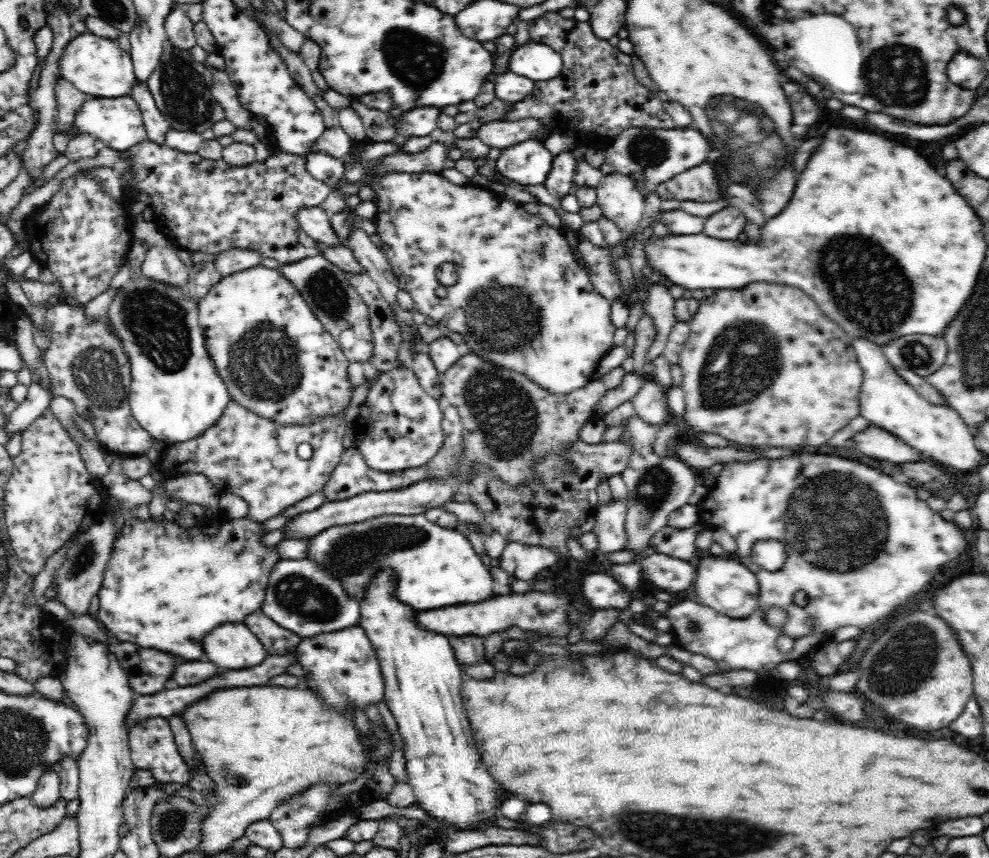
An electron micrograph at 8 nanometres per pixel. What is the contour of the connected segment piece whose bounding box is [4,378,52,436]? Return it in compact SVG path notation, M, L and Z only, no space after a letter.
M32 378L30 386L26 388L26 400L20 406L12 408L12 412L8 414L10 420L4 426L8 430L8 436L10 436L10 432L18 432L18 430L24 430L26 432L28 426L34 420L38 420L38 418L44 416L44 412L48 410L50 400L52 400L50 388L44 386L42 380L34 380Z

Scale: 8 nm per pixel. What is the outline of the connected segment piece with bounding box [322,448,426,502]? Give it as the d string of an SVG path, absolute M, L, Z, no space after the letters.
M348 448L340 460L340 464L332 470L332 476L328 478L328 482L322 486L322 494L328 502L334 500L346 500L352 498L356 494L364 494L364 492L390 492L390 490L402 490L408 488L420 480L426 478L426 468L408 468L408 470L400 470L400 472L380 472L374 470L366 464L366 460L362 458L362 454L356 448Z

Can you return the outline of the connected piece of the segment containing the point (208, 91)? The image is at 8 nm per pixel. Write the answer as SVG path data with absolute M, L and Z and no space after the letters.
M168 38L164 40L162 50L164 52L158 60L160 66L152 72L146 86L172 130L202 134L206 128L212 128L218 120L224 118L224 108L212 94L214 84L212 68L206 68L202 62L196 62L190 50L176 48Z

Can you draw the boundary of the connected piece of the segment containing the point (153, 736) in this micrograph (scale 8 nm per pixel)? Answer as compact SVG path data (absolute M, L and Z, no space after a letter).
M156 716L156 718L148 718L148 720L132 726L128 730L128 746L130 746L136 770L150 770L158 784L164 784L164 782L184 784L184 782L188 782L192 778L190 768L184 764L184 758L178 752L172 726L170 726L170 722L166 718Z

